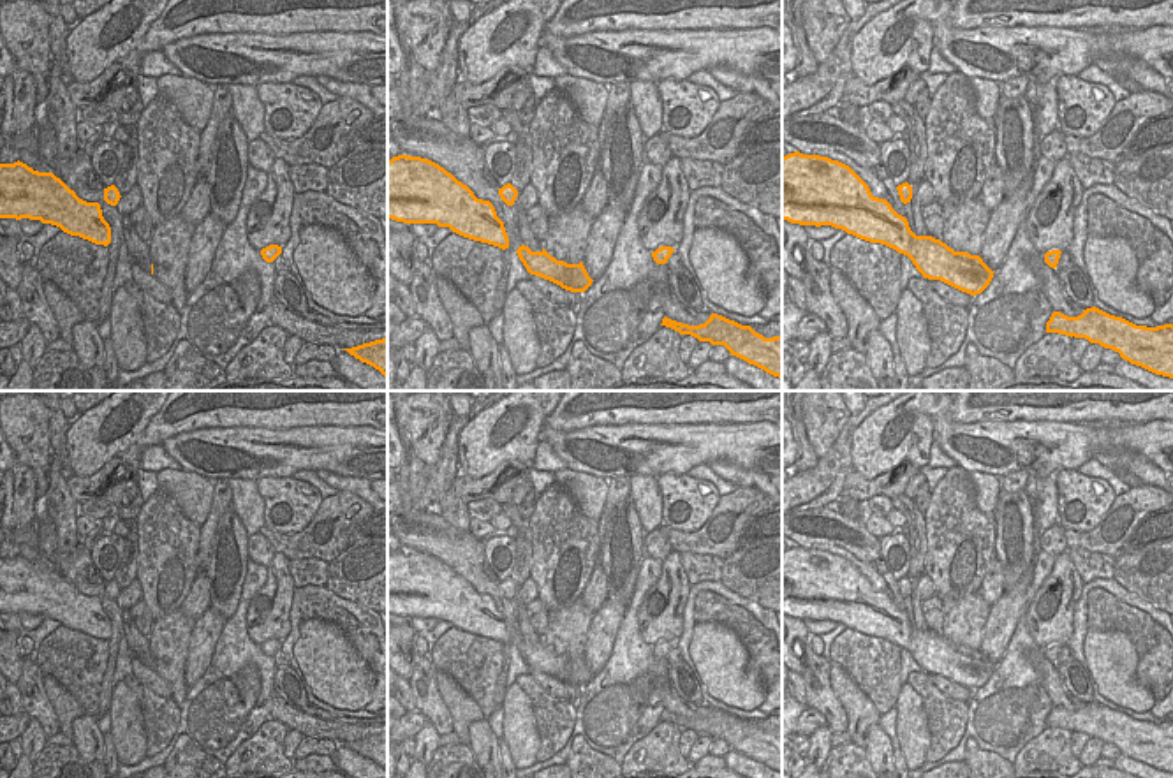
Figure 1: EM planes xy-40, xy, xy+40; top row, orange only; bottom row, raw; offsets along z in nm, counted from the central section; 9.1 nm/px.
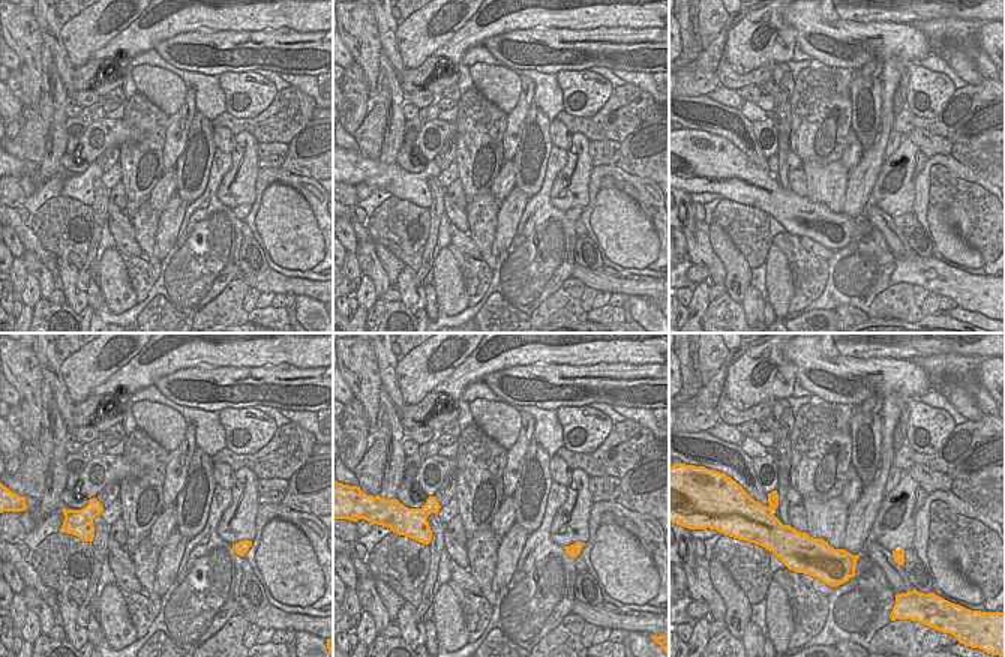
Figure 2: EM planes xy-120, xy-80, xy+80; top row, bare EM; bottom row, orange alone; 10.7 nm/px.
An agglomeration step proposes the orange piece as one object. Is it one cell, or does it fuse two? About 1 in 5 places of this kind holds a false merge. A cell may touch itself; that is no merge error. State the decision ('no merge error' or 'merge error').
merge error

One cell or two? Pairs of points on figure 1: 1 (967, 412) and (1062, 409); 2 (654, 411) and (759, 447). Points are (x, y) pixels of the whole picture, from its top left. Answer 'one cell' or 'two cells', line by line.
1: one cell
2: two cells

